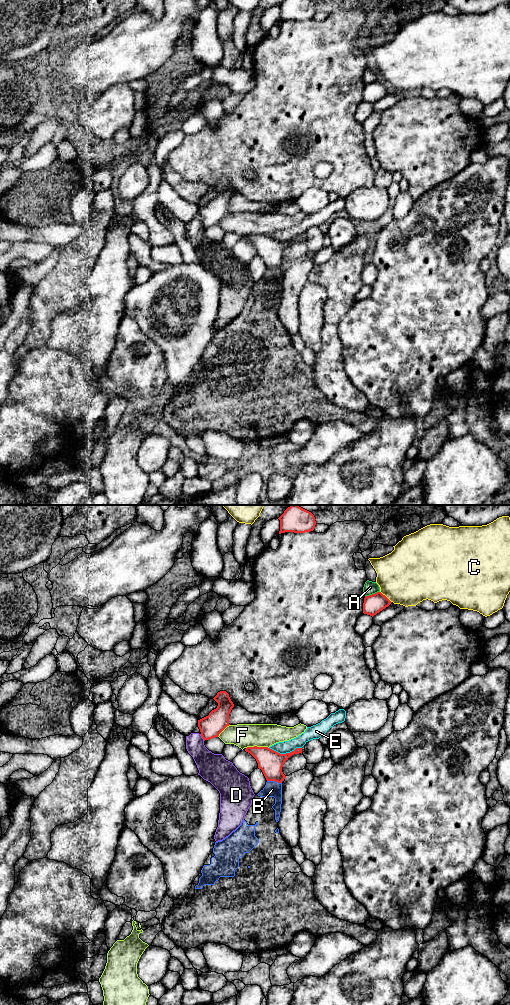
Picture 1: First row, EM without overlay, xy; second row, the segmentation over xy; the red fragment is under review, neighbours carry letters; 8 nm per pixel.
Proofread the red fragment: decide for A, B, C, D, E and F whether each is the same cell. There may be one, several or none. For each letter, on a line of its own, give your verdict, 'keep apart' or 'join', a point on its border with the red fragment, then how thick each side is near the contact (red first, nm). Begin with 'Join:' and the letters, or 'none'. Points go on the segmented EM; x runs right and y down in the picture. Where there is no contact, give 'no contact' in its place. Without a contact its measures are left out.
Join: none
A: keep apart; meets red in xy at (372, 594); 160 nm thick on the red side, 100 nm on the other
B: keep apart; meets red in xy at (274, 780); 190 nm thick on the red side, 130 nm on the other
C: keep apart; meets red in xy at (385, 596); 160 nm thick on the red side, 460 nm on the other
D: keep apart; meets red in xy at (202, 737); 180 nm thick on the red side, 220 nm on the other
E: keep apart; meets red in xy at (286, 753); 190 nm thick on the red side, 100 nm on the other
F: keep apart; meets red in xy at (257, 747); 190 nm thick on the red side, 190 nm on the other

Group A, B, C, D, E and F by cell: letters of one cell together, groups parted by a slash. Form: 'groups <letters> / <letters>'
groups A / B / C / D / E / F

